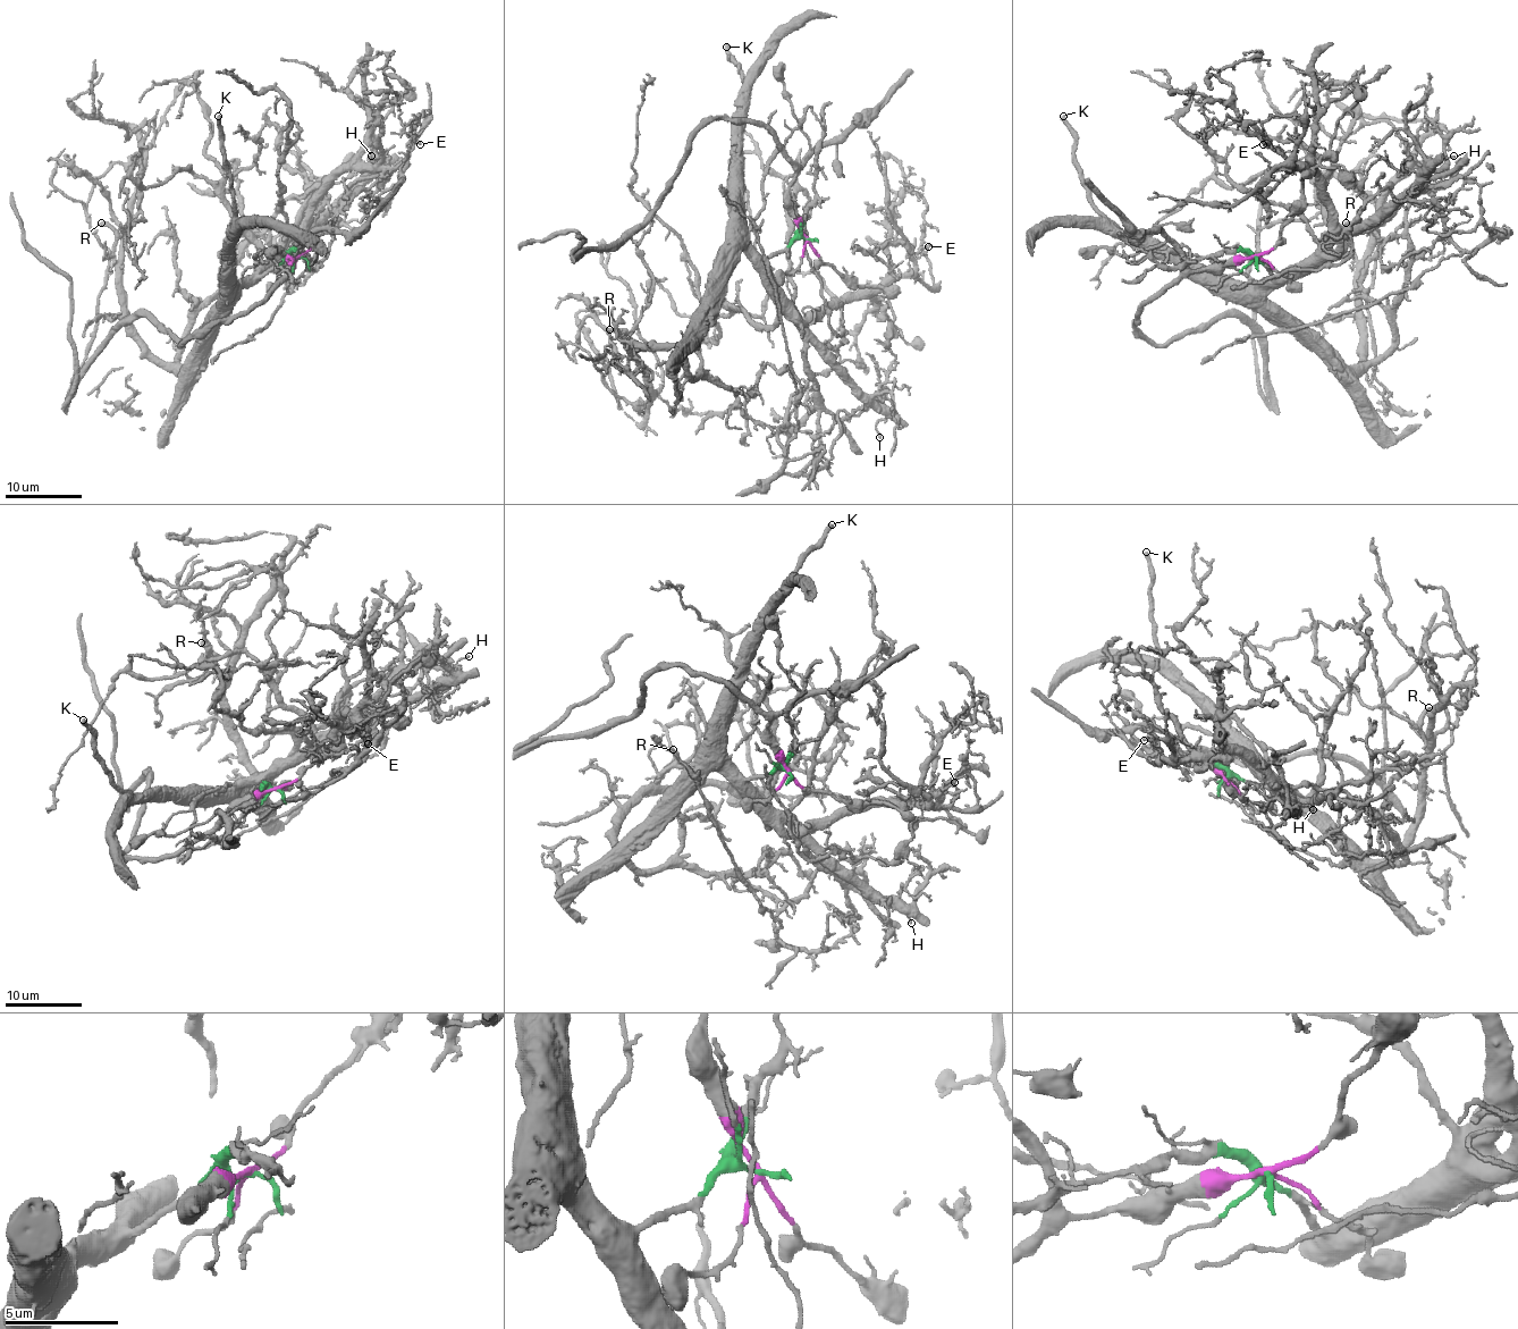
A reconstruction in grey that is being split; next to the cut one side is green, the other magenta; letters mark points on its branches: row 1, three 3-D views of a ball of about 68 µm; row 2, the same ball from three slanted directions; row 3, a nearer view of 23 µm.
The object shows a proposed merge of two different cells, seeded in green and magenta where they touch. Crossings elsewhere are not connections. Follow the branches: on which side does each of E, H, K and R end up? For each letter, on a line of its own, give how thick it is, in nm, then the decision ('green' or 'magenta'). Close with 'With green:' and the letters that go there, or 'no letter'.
E: 120 nm thick; green
H: 140 nm thick; green
K: 400 nm thick; green
R: 360 nm thick; green
With green: E, H, K, R

